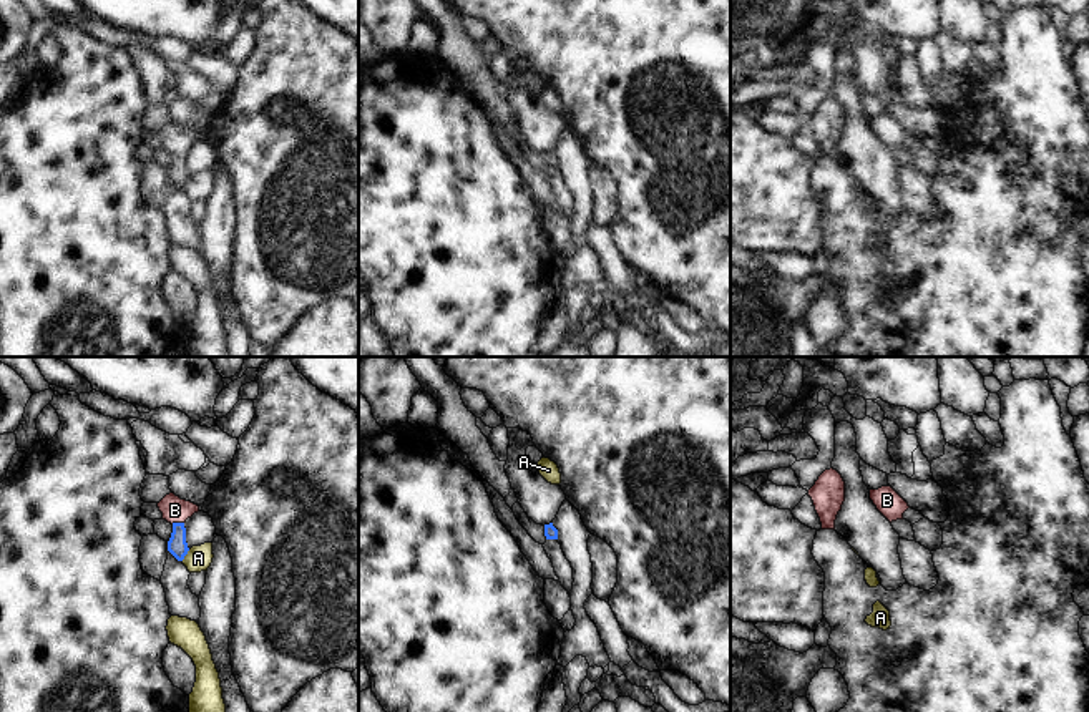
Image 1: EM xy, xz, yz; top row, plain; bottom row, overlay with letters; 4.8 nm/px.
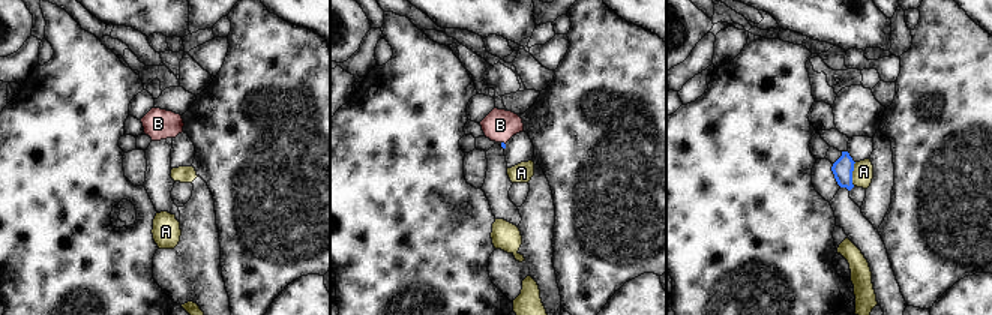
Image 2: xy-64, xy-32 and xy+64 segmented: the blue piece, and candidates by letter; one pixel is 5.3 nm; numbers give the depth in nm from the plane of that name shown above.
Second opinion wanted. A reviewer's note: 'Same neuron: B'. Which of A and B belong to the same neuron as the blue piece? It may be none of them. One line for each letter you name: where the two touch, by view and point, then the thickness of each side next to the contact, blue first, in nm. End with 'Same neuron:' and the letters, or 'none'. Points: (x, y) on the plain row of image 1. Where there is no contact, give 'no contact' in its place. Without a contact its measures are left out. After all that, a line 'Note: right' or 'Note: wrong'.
B: xy (176, 151) | 90/130 nm
Same neuron: B
Note: right

